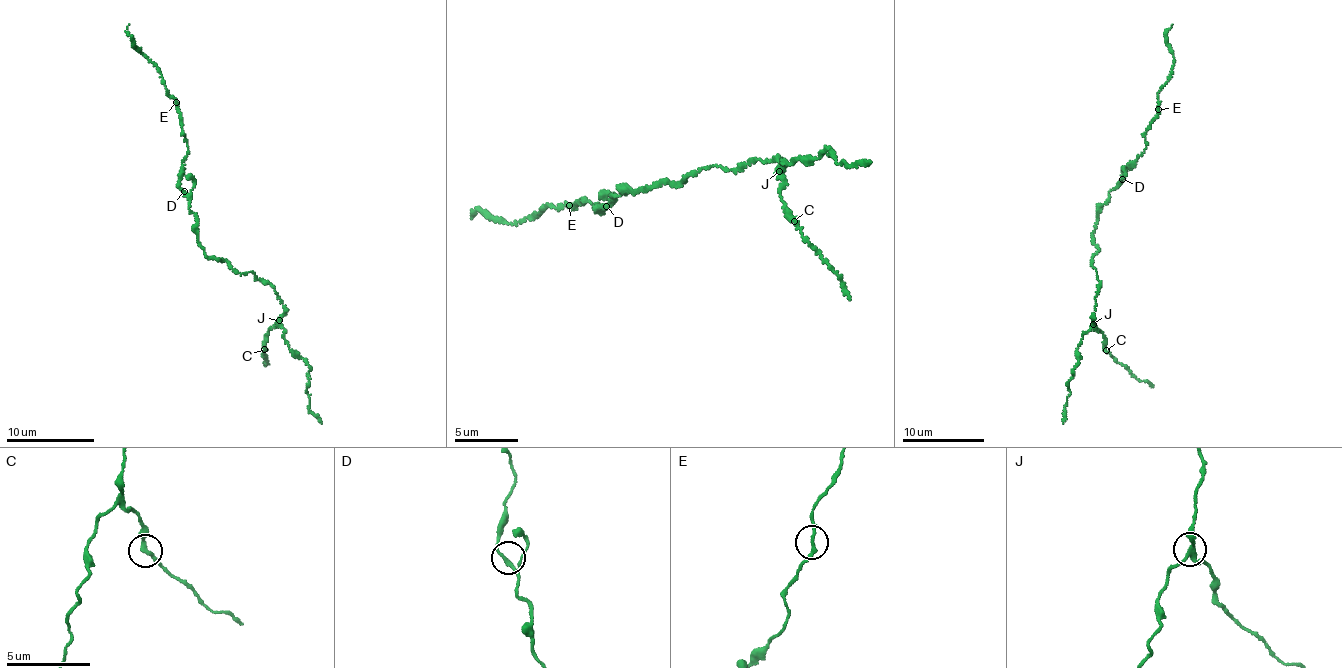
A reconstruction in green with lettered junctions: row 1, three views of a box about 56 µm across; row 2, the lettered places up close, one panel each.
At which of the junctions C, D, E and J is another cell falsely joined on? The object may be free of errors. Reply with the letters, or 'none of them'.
J

